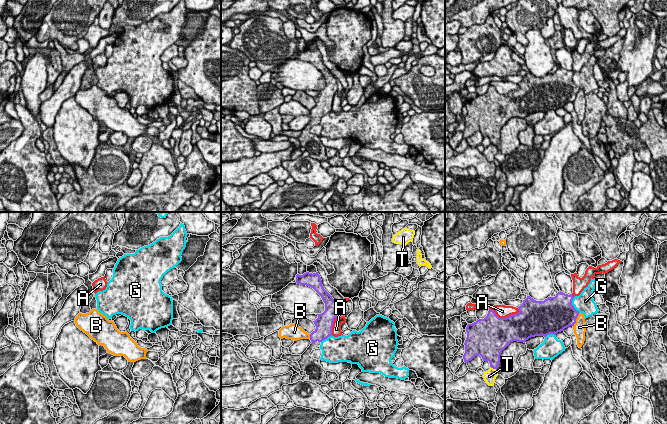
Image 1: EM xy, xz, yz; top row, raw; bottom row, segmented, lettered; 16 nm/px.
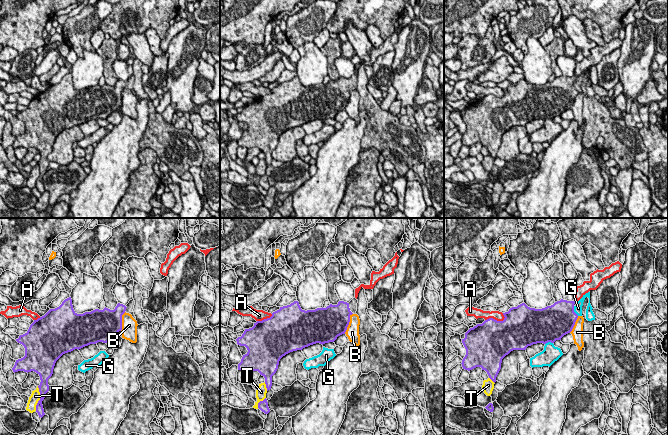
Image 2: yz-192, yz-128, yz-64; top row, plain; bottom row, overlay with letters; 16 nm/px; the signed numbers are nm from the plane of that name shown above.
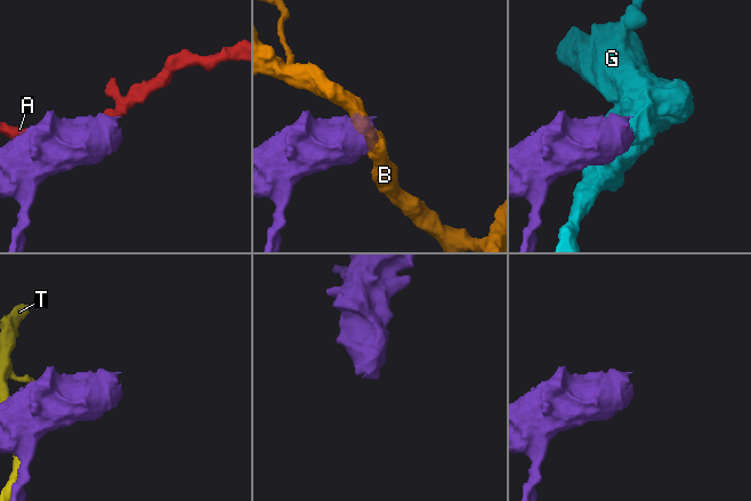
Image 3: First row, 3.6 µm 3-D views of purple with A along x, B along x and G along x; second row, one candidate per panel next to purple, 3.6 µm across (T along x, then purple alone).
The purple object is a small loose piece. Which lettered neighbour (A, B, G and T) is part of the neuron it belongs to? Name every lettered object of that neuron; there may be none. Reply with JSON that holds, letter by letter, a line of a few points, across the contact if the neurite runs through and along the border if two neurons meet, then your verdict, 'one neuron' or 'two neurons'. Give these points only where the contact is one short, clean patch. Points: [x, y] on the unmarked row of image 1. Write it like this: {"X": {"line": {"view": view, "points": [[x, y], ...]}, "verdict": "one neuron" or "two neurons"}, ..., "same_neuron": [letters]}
{"A": {"verdict": "two neurons"}, "B": {"verdict": "two neurons"}, "G": {"verdict": "two neurons"}, "T": {"verdict": "two neurons"}, "same_neuron": []}

